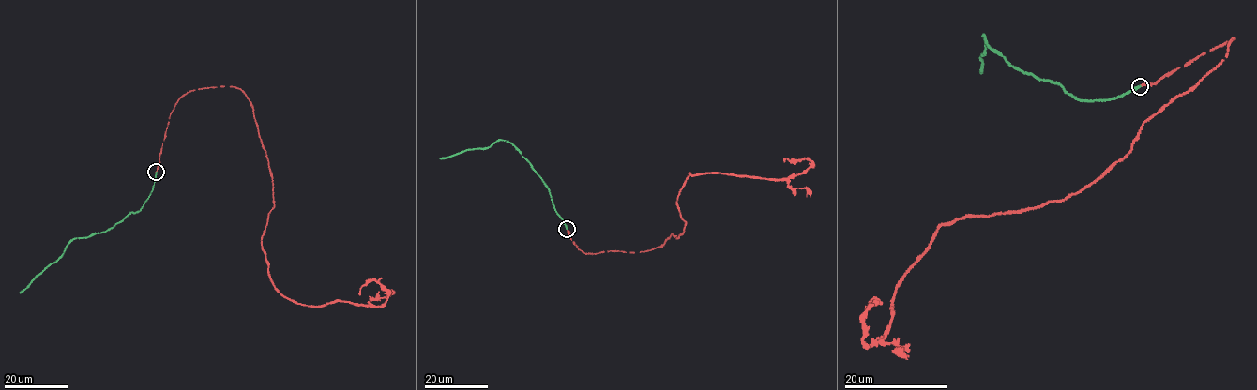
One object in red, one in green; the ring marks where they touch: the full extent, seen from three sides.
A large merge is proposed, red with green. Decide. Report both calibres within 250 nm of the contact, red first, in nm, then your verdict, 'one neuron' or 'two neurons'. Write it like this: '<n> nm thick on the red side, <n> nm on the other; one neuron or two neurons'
200 nm thick on the red side, 240 nm on the other; one neuron

